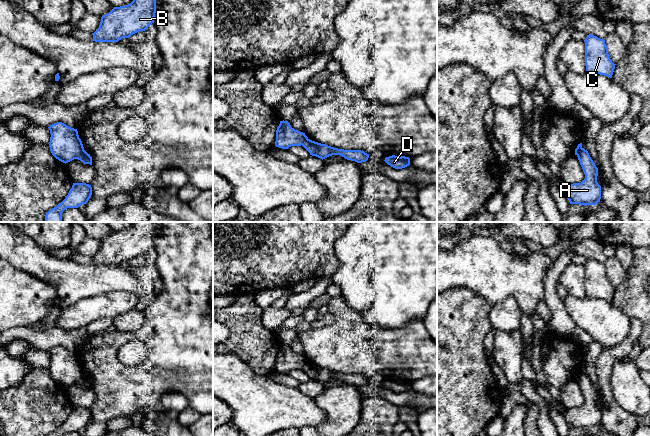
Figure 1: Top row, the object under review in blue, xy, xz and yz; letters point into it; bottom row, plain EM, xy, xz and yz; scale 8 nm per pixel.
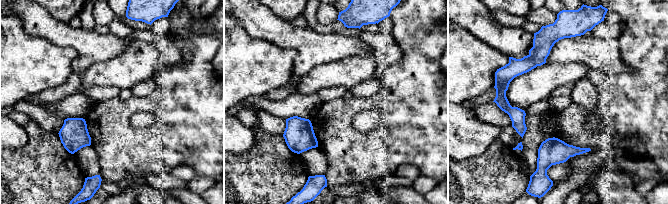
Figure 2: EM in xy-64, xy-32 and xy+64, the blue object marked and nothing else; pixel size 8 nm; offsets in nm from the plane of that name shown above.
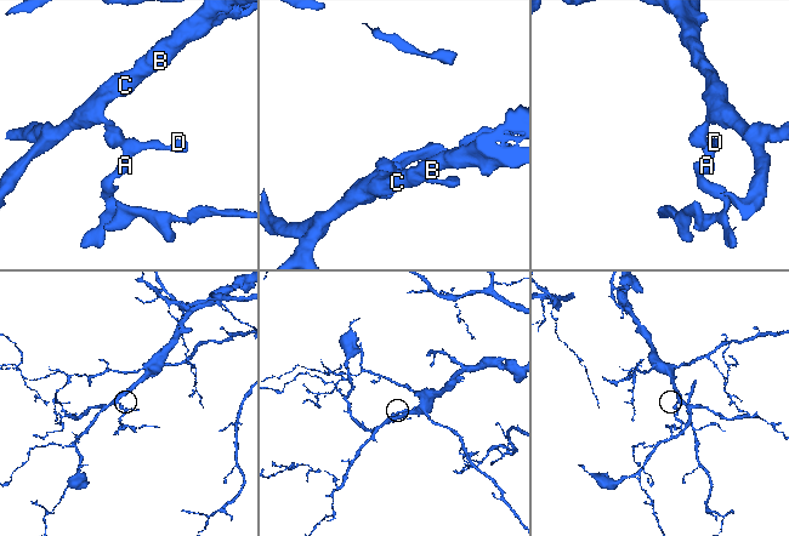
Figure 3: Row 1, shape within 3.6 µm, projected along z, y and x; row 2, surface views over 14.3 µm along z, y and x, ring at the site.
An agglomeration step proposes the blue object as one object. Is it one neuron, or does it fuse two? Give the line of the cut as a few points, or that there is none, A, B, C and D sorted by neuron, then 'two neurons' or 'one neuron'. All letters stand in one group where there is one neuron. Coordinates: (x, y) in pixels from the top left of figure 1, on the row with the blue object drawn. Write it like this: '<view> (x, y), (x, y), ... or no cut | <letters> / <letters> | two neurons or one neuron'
xy (84, 150), (76, 158) | A D / B C | two neurons

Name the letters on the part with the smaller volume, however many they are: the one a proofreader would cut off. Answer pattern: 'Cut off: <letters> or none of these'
Cut off: A, D

